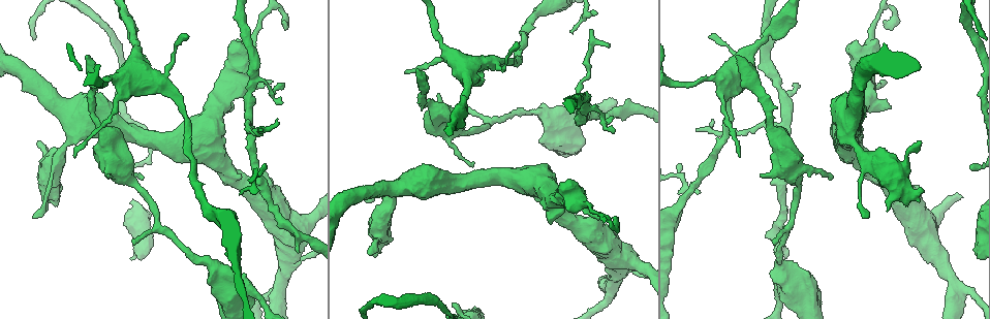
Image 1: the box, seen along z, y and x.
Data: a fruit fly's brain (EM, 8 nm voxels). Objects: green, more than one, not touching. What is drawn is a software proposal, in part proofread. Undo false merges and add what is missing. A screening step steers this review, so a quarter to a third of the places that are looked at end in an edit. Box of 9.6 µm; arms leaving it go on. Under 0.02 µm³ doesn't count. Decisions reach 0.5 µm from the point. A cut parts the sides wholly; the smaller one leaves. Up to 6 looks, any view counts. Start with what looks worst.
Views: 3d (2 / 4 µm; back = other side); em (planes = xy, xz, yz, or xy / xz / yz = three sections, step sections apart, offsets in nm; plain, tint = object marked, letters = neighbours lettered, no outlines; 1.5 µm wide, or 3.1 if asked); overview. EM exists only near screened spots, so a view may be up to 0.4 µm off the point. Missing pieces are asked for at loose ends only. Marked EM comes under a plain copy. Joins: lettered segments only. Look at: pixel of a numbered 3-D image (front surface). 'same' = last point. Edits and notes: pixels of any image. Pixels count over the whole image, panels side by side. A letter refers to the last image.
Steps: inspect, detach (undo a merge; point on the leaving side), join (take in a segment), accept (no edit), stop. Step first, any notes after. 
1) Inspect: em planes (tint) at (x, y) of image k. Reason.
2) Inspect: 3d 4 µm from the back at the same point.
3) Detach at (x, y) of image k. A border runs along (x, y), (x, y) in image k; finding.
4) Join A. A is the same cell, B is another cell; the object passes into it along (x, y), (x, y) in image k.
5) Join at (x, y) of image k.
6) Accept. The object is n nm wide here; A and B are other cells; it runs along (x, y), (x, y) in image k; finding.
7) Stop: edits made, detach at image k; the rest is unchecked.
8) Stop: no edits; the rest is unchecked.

Inspect: em xz step 8 (letters) at (885, 81) of image 1. Thin end.

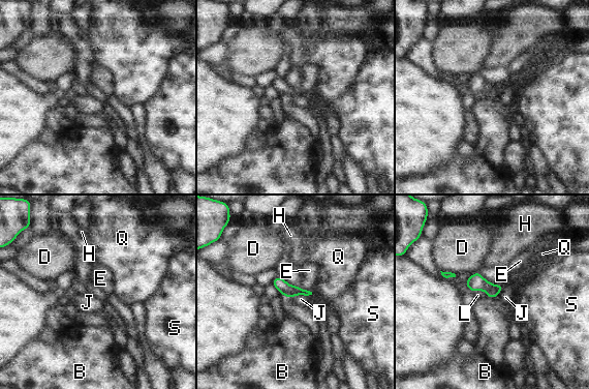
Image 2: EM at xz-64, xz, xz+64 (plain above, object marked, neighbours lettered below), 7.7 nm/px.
Inspect: em planes (letters) at the same point. Another direction.

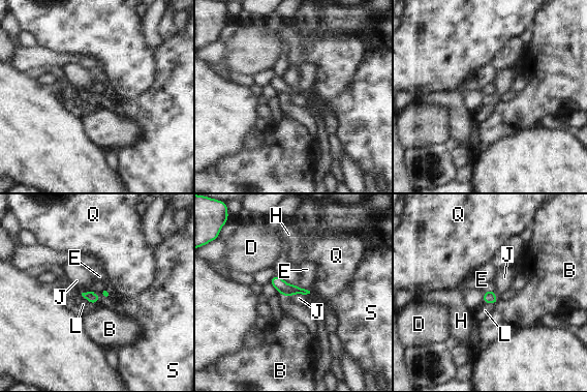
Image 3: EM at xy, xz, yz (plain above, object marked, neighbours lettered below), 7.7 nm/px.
Accept. B, D, E, H, J, L, Q and S are other cells; a border runs along (309, 293), (281, 296) in image 3; no lettered segment goes on from it.

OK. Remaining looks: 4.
Inspect: 3d 4 µm at (299, 252) of image 1.

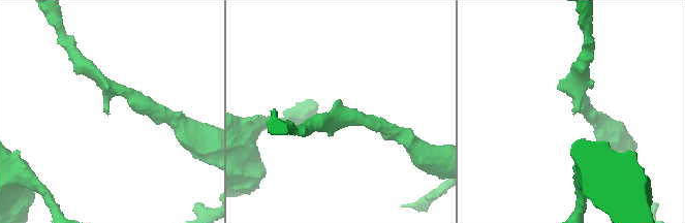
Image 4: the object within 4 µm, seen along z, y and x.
Inspect: em xy step 8 (tint) at (575, 111) of image 4. The arms are 220, 220 nm wide.

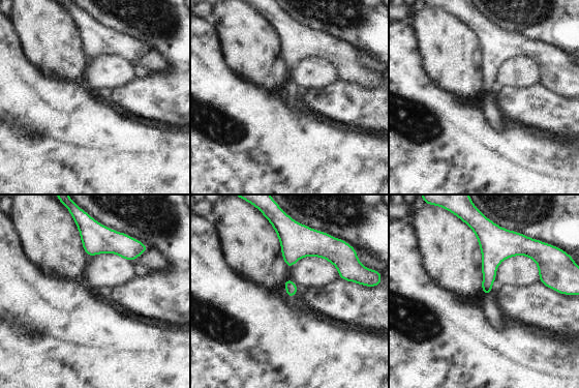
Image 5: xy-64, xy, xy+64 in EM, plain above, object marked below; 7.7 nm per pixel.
Inspect: em planes (letters) at the same point.

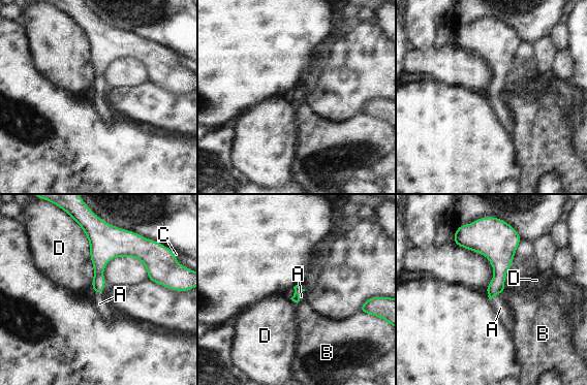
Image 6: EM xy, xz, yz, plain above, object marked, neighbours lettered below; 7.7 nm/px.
Join A. A is the same cell, B, C and D are other cells; the object passes into it along (501, 262), (496, 293), (500, 308) in image 6; the cell continues.

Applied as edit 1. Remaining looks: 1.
Inspect: em planes (letters) at (918, 141) of image 1. An open end.

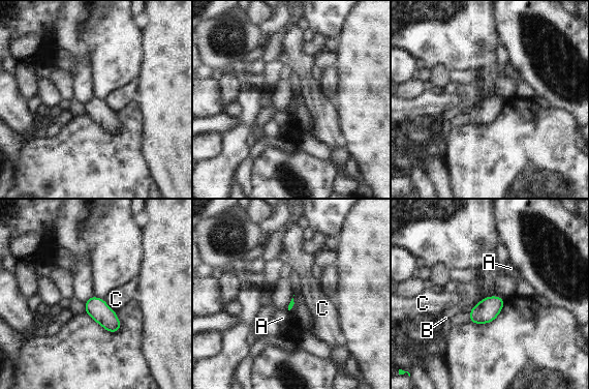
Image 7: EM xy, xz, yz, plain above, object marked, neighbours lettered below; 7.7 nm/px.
Accept. A, B and C are other cells; a border runs along (104, 299), (106, 304), (115, 311) in image 7; no lettered segment goes on from it.

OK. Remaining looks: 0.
Stop: edits made, join at image 6; the rest is unchecked.

